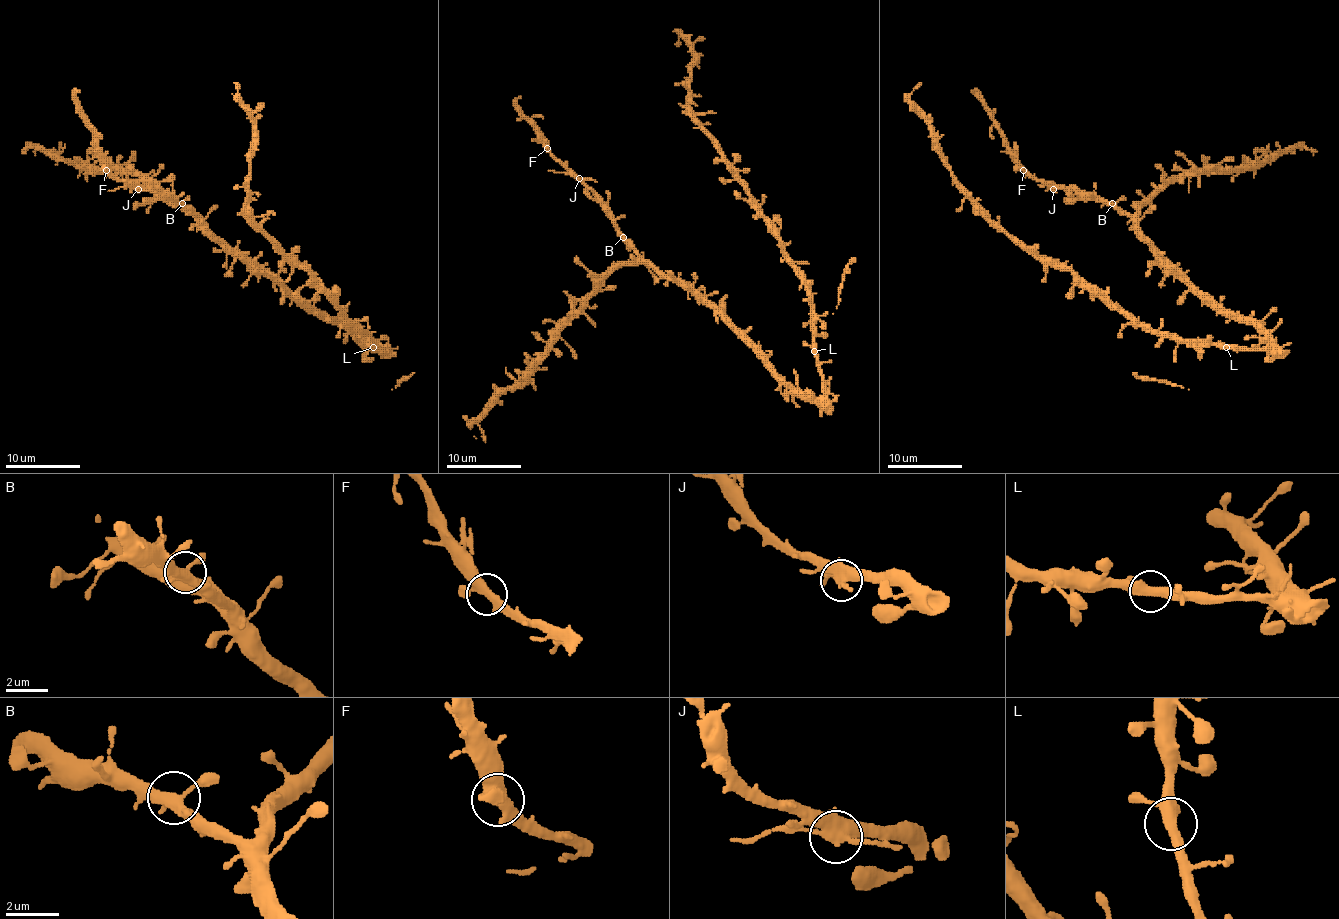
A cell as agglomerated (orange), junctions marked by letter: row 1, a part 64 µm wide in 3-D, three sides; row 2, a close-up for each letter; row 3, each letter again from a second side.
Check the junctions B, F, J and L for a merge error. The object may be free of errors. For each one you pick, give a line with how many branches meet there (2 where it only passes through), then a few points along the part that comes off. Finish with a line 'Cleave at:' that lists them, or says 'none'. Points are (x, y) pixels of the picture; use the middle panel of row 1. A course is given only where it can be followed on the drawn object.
J: 3 | (578, 178), (548, 170)
Cleave at: J

